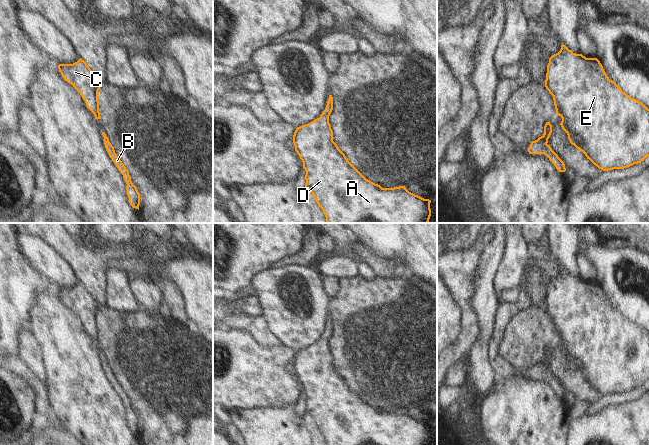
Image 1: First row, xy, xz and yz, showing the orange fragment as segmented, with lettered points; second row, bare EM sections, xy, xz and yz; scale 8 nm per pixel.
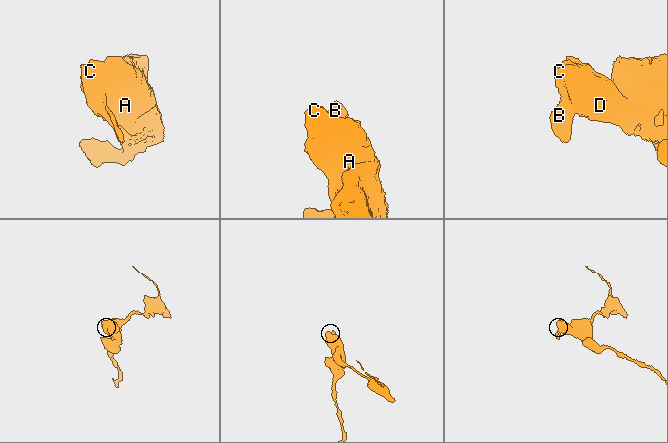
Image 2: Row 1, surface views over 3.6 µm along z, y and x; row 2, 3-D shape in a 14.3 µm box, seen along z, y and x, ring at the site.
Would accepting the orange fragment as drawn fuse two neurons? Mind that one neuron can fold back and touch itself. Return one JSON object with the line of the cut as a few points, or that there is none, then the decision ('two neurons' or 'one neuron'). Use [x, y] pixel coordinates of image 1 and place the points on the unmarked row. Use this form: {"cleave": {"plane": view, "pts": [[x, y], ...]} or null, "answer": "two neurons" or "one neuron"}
{"cleave": null, "answer": "one neuron"}

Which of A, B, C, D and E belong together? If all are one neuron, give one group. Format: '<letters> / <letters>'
A B C D E

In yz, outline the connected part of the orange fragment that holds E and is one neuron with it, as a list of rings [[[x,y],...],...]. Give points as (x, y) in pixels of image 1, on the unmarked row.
[[[562,268],[560,275],[549,282],[545,311],[553,320],[556,338],[562,342],[560,349],[570,367],[599,393],[624,393],[641,387],[649,380],[649,333],[610,304],[597,282],[573,277]]]

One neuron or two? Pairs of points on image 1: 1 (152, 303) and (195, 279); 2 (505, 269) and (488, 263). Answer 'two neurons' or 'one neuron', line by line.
1: two neurons
2: two neurons

